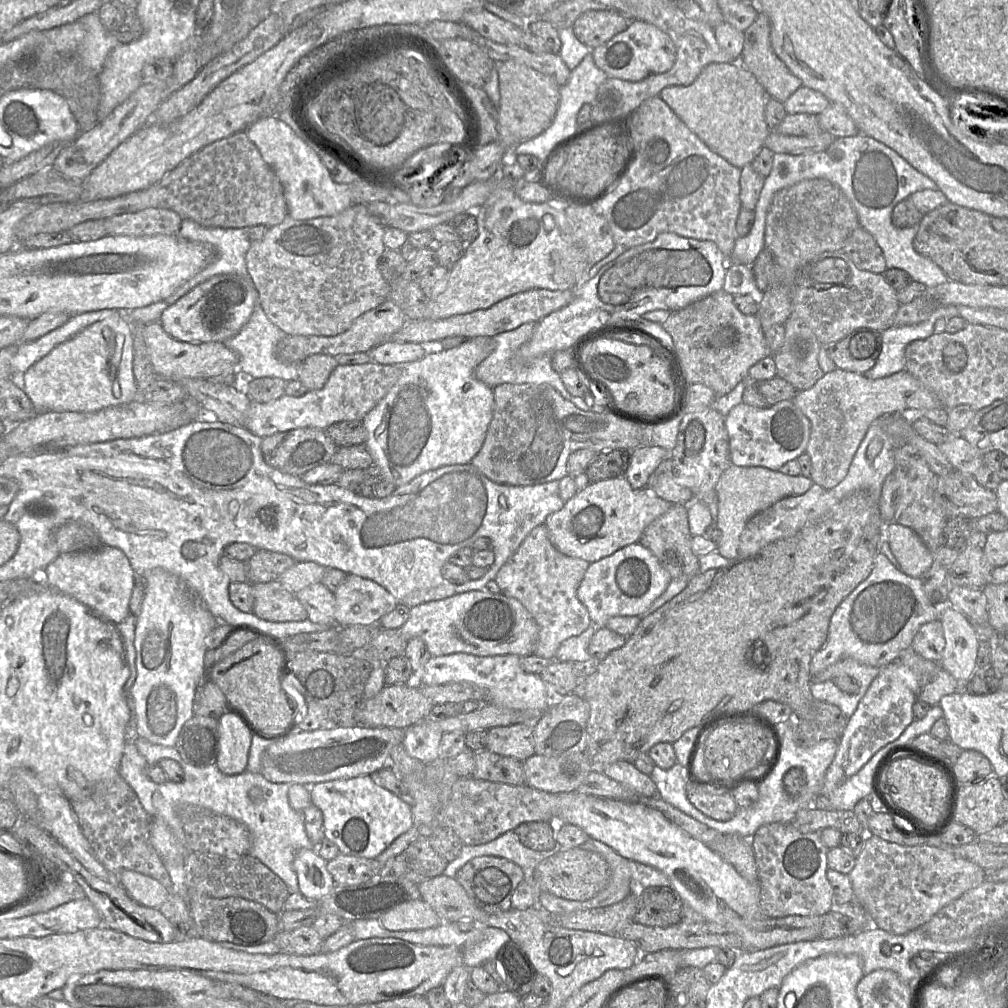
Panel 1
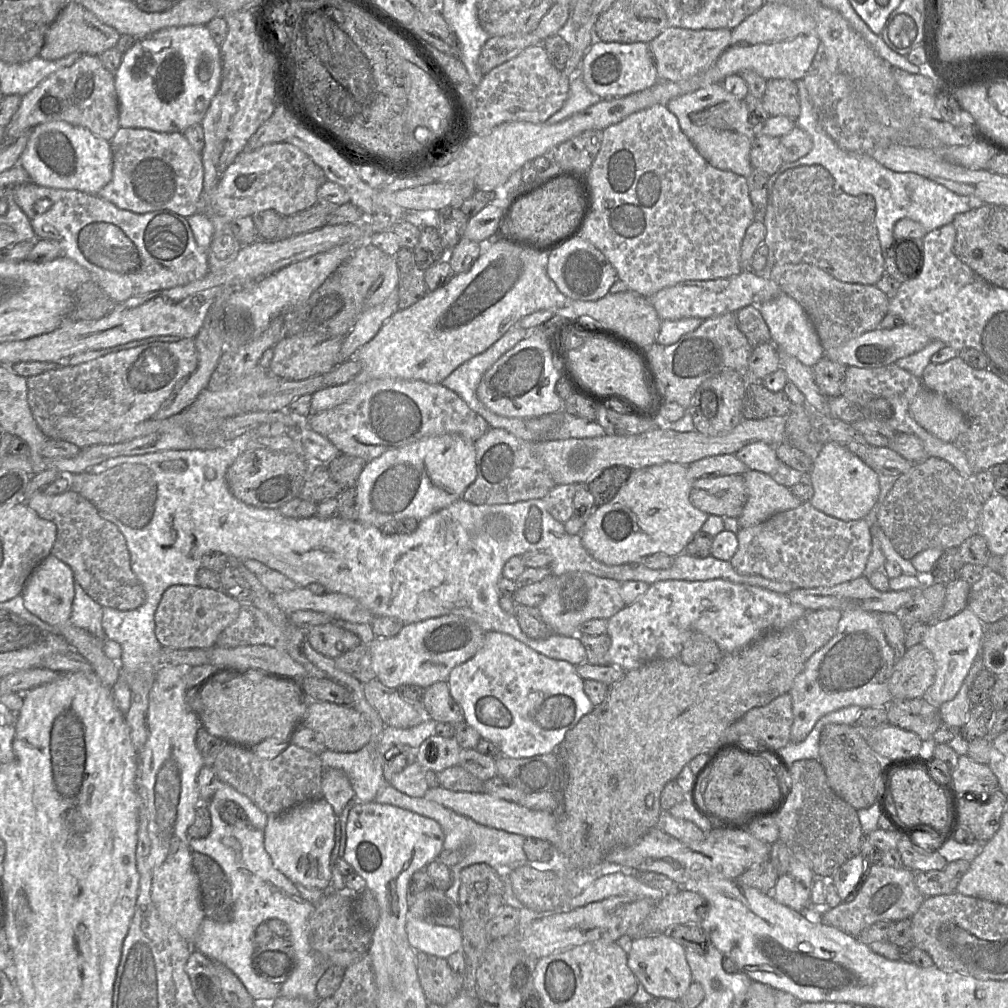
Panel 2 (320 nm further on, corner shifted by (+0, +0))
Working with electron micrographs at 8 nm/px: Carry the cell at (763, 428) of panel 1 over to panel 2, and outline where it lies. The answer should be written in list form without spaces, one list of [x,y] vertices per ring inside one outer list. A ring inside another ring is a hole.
[[[758,441],[745,445],[734,455],[751,470],[773,474],[782,463],[777,457],[774,447]]]

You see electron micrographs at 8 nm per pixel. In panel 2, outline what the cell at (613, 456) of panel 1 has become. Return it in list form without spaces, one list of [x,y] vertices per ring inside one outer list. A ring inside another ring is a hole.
[[[625,466],[606,468],[587,483],[595,508],[610,502],[621,486],[627,482],[632,470]]]

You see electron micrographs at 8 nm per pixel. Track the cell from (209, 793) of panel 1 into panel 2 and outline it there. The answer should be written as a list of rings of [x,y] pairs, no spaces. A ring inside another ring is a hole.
[[[208,808],[211,816],[211,831],[203,838],[189,839],[192,851],[205,854],[215,860],[229,879],[233,906],[225,922],[217,922],[205,917],[194,940],[193,948],[206,955],[213,962],[219,962],[229,968],[242,982],[254,1000],[274,1000],[281,995],[303,998],[317,1003],[317,982],[330,963],[316,953],[309,940],[309,921],[315,910],[315,904],[303,898],[296,885],[282,872],[276,869],[264,846],[263,831],[258,830],[237,809],[221,820],[219,828],[217,816]],[[270,919],[284,921],[290,930],[290,938],[297,957],[297,967],[282,984],[277,985],[259,977],[252,968],[254,950],[253,932],[258,925]]]

